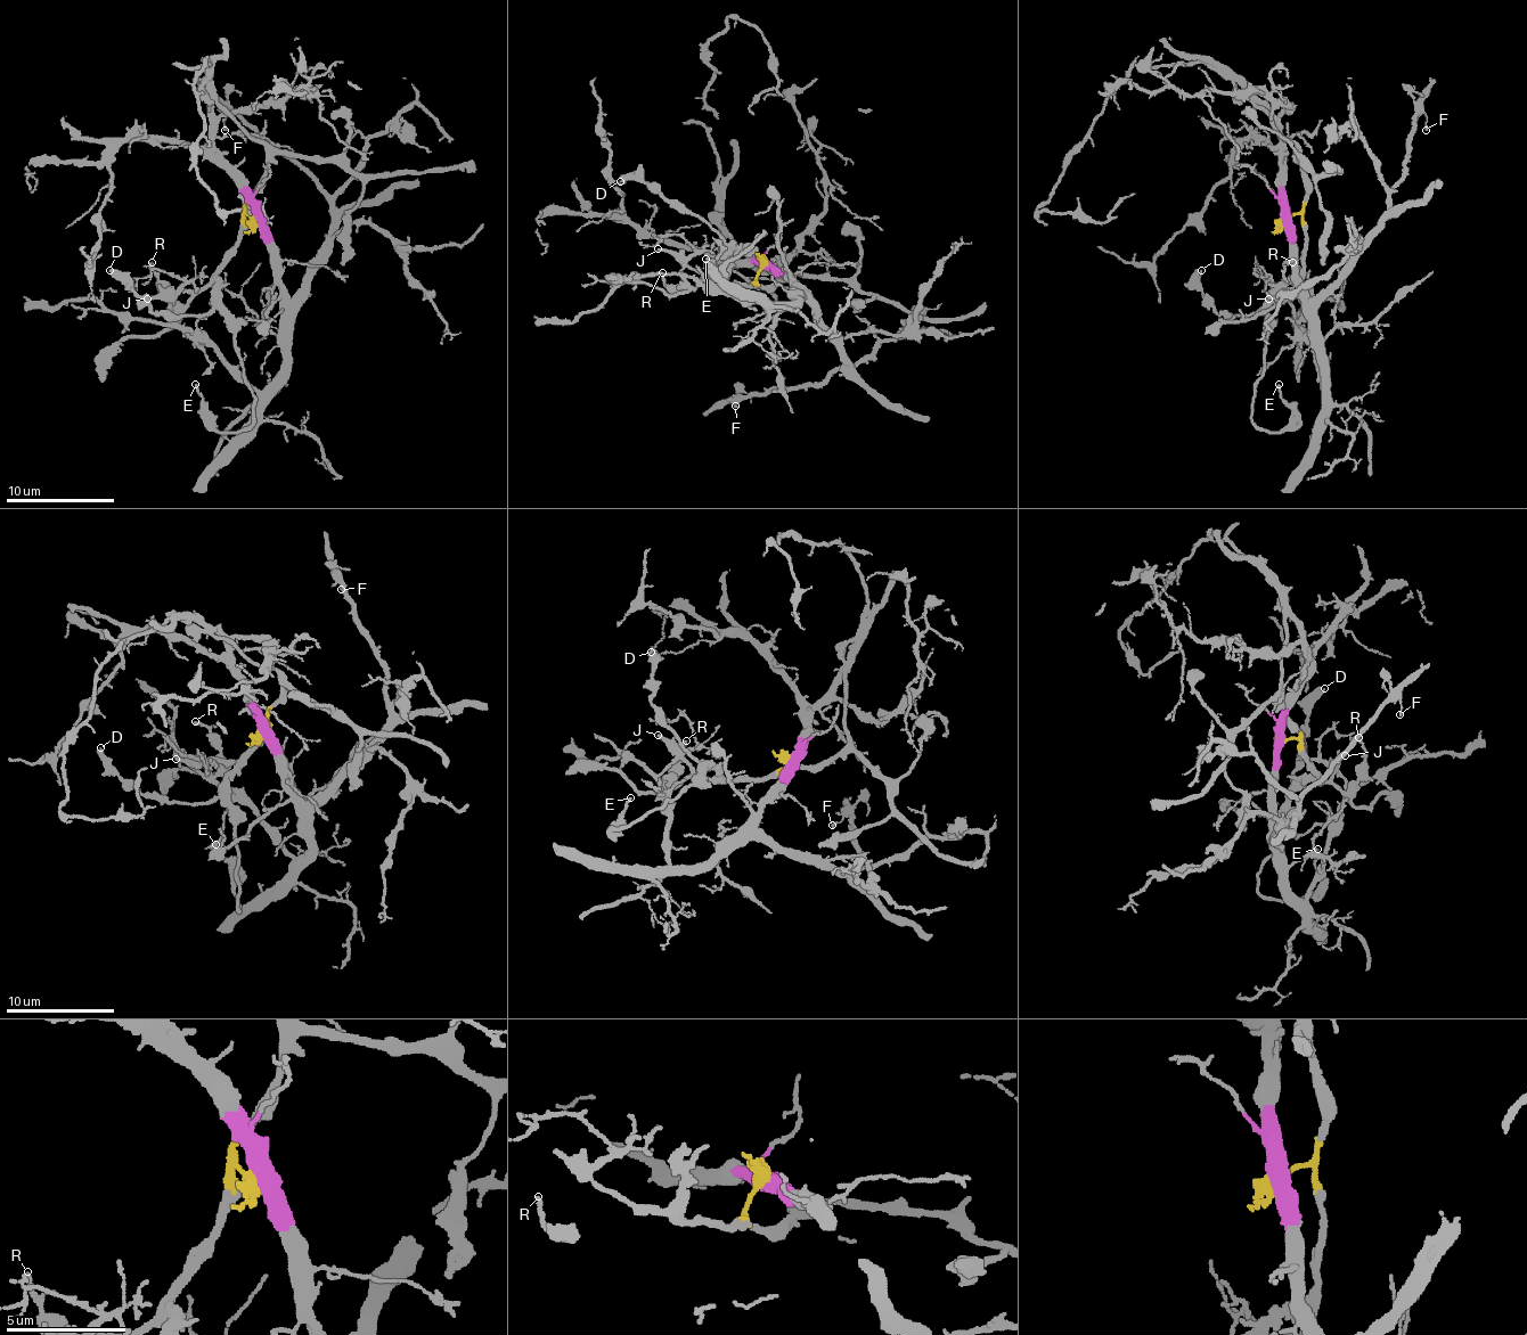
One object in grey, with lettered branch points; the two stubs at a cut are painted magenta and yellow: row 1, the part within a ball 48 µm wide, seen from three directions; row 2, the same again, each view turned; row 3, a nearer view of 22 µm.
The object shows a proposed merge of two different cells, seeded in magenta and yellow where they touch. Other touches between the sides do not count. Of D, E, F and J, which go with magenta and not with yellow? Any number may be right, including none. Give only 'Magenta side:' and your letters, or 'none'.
Magenta side: F

